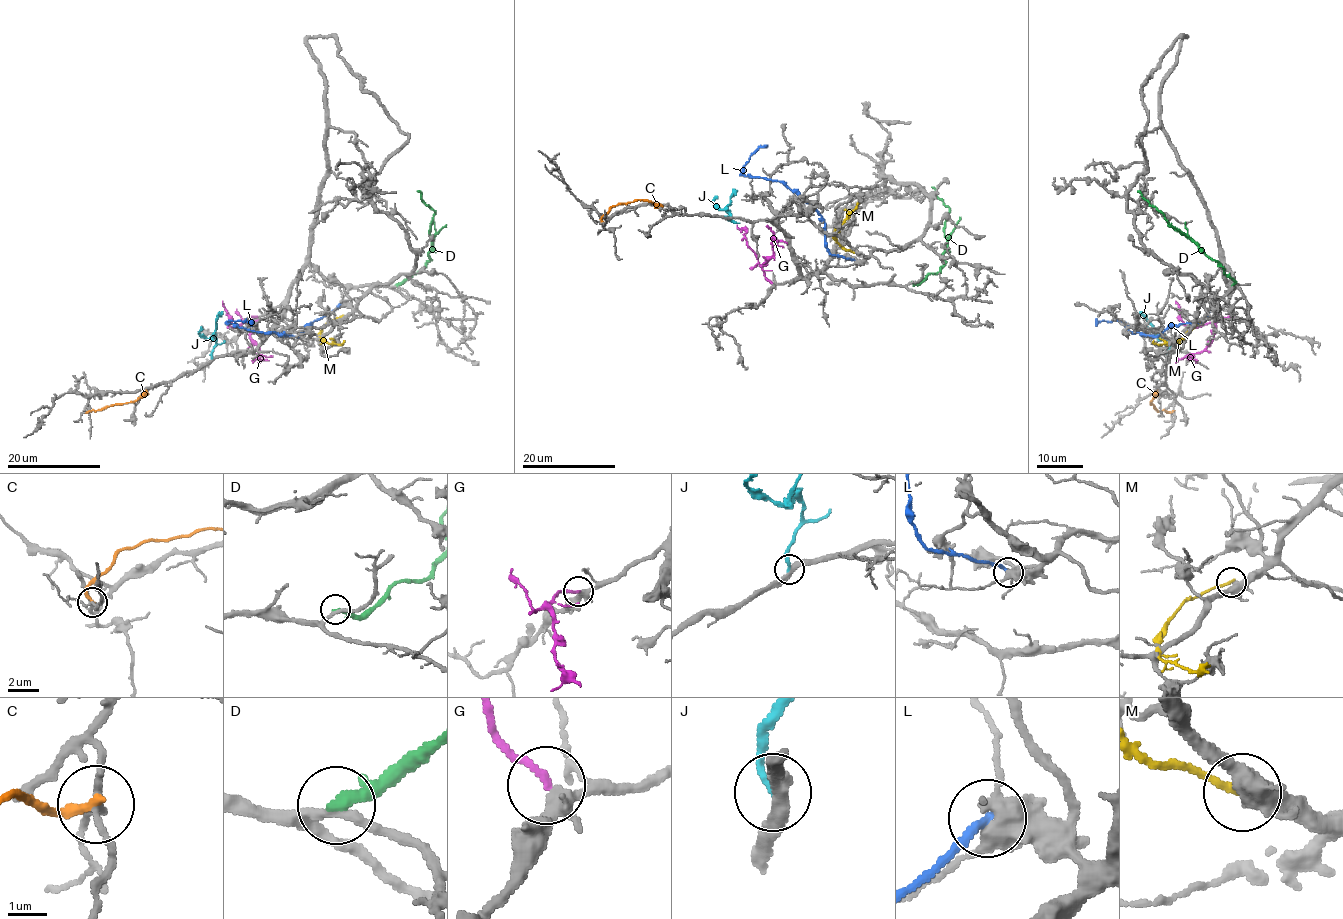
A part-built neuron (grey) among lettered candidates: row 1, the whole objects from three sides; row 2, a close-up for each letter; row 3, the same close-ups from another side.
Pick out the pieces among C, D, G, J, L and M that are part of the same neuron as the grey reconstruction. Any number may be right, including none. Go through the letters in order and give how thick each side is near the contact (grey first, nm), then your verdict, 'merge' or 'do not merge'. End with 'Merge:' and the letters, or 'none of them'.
C: calibres 160 and 240 nm; do not merge
D: calibres 200 and 320 nm; do not merge
G: calibres 280 and 190 nm; merge
J: calibres 360 and 180 nm; do not merge
L: calibres 440 and 220 nm; do not merge
M: calibres 400 and 190 nm; do not merge
Merge: G

